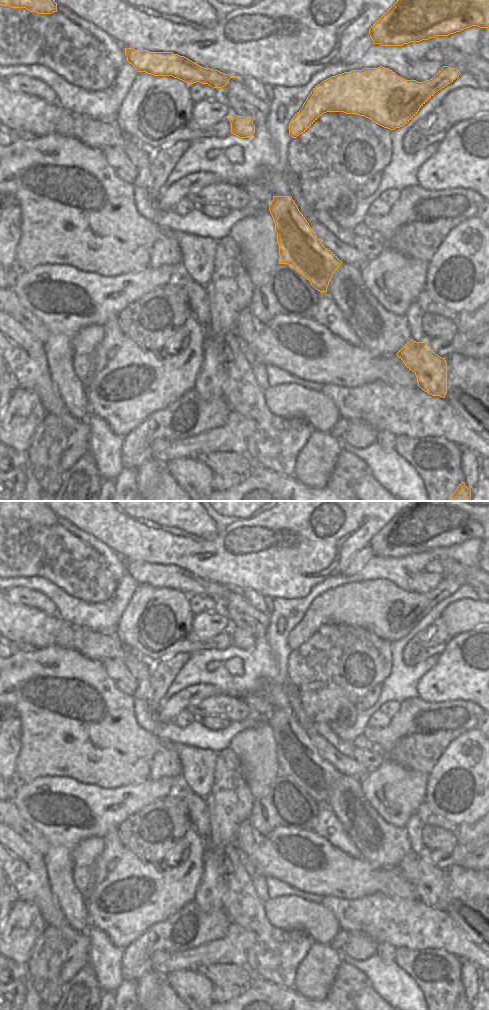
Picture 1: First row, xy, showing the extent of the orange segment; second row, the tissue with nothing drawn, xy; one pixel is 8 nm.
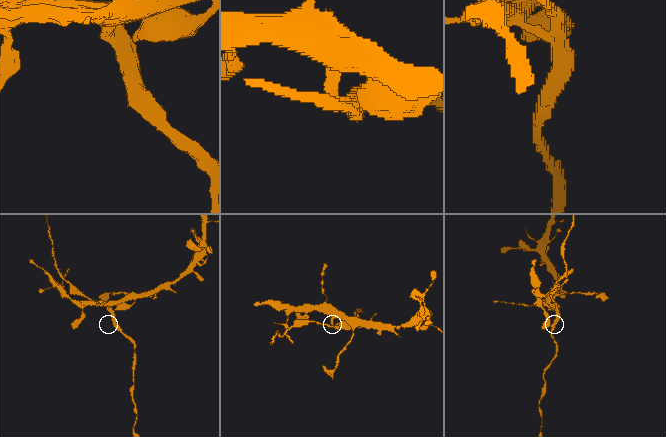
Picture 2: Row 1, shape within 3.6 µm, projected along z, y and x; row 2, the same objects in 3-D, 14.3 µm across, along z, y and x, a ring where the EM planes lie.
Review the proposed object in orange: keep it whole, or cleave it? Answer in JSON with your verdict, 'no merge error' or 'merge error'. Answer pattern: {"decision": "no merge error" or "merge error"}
{"decision": "merge error"}

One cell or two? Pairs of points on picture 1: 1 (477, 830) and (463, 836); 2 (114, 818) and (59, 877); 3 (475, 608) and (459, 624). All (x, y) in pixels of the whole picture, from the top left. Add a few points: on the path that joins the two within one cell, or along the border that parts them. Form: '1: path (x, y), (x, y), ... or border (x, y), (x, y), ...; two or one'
1: path (474, 831), (466, 833); one
2: path (94, 827), (81, 830), (60, 851), (59, 857); one
3: path (471, 612), (463, 620); one

